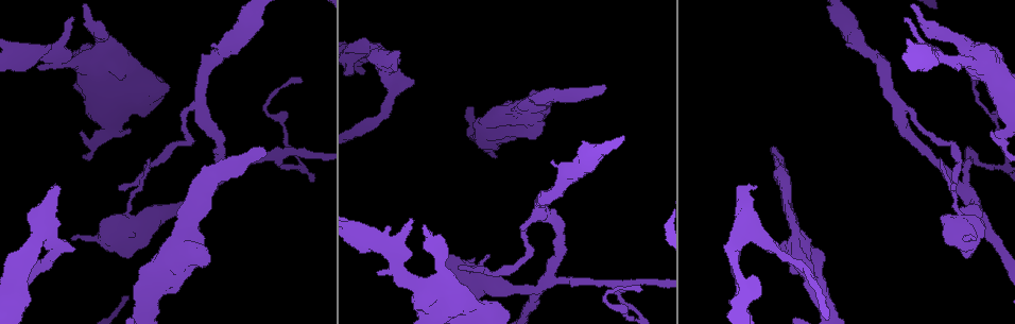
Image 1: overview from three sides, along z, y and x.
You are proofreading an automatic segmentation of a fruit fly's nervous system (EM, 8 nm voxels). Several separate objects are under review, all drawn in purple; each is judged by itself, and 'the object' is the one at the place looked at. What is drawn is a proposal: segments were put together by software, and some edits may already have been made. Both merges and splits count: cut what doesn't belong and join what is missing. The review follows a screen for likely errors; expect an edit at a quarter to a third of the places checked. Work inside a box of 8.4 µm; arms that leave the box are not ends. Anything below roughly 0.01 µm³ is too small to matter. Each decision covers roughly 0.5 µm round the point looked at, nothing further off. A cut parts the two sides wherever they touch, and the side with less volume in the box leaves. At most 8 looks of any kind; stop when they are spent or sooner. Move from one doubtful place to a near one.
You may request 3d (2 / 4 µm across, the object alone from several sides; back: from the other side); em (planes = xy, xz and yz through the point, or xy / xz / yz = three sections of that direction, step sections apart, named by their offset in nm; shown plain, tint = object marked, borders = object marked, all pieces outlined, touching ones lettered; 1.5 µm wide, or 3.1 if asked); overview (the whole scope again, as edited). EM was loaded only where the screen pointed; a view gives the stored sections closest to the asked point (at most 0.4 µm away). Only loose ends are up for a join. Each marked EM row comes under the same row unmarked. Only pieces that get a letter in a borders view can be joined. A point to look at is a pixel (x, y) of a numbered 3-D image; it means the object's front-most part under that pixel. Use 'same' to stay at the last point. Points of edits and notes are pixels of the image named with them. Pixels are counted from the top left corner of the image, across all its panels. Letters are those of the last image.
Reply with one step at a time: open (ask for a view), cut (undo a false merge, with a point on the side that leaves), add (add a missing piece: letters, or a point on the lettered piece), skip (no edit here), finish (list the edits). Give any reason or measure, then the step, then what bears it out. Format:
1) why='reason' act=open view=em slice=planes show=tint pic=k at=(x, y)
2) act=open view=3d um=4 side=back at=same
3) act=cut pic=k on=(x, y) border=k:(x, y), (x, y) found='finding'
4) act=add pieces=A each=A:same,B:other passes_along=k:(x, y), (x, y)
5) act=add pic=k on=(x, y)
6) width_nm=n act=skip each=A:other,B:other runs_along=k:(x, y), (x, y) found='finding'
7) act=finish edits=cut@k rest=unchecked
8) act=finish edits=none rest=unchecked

why='thin end' act=open view=em slice=planes show=borders pic=1 at=(72, 239)

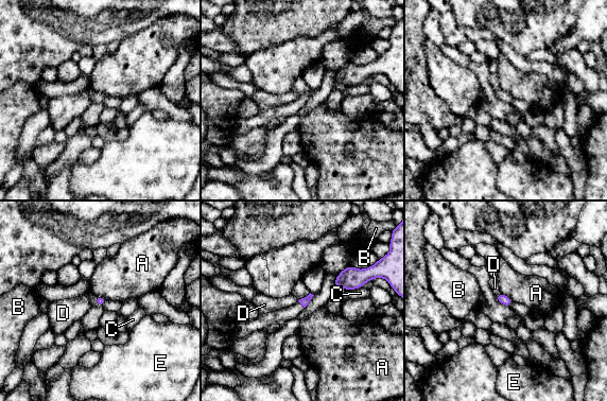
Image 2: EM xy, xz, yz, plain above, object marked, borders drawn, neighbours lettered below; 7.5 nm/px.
act=skip each=A:other,B:other,C:other,D:other,E:other border=2:(500, 292), (496, 295) found='no lettered piece goes on from it'

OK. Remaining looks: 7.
why='four or more arms meet' act=open view=em slice=planes show=tint pic=1 at=(42, 234)

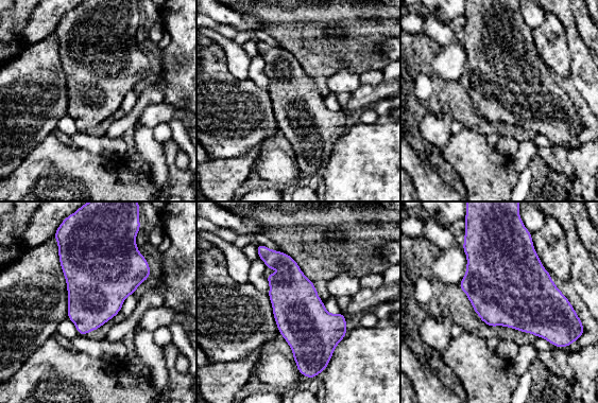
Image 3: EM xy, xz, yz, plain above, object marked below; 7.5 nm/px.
why='see the neighbours' act=open view=em slice=planes show=borders at=same

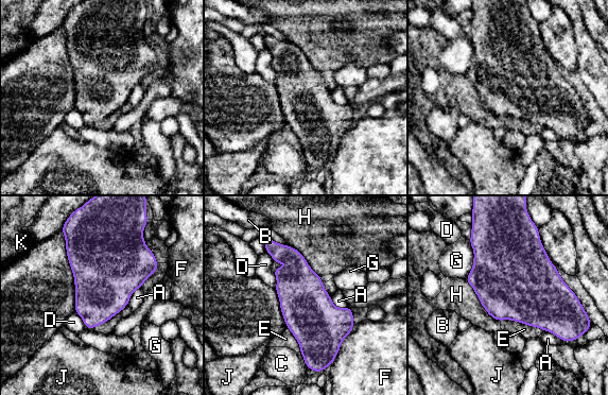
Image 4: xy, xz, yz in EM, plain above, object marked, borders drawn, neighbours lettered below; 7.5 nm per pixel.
width_nm=400 act=skip each=A:other,B:other,C:other,D:other,E:other,F:other,G:other,H:other,J:other,K:other border=4:(464, 279), (483, 308), (500, 322) found='one neuron here'

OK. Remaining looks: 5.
why='tapers out' act=open view=em slice=planes show=borders pic=1 at=(301, 82)

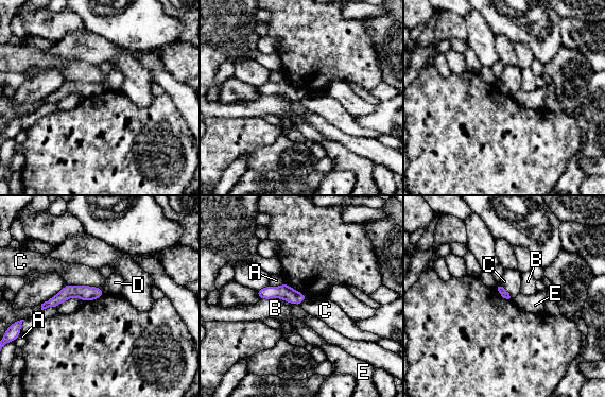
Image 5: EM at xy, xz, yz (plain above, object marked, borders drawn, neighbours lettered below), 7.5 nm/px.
longest_contact=C:300nm act=skip each=A:other,B:other,C:other,D:other,E:other border=5:(67, 282), (97, 286), (104, 293) found='no lettered piece goes on from it'

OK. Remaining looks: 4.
act=finish edits=none rest=unchecked

